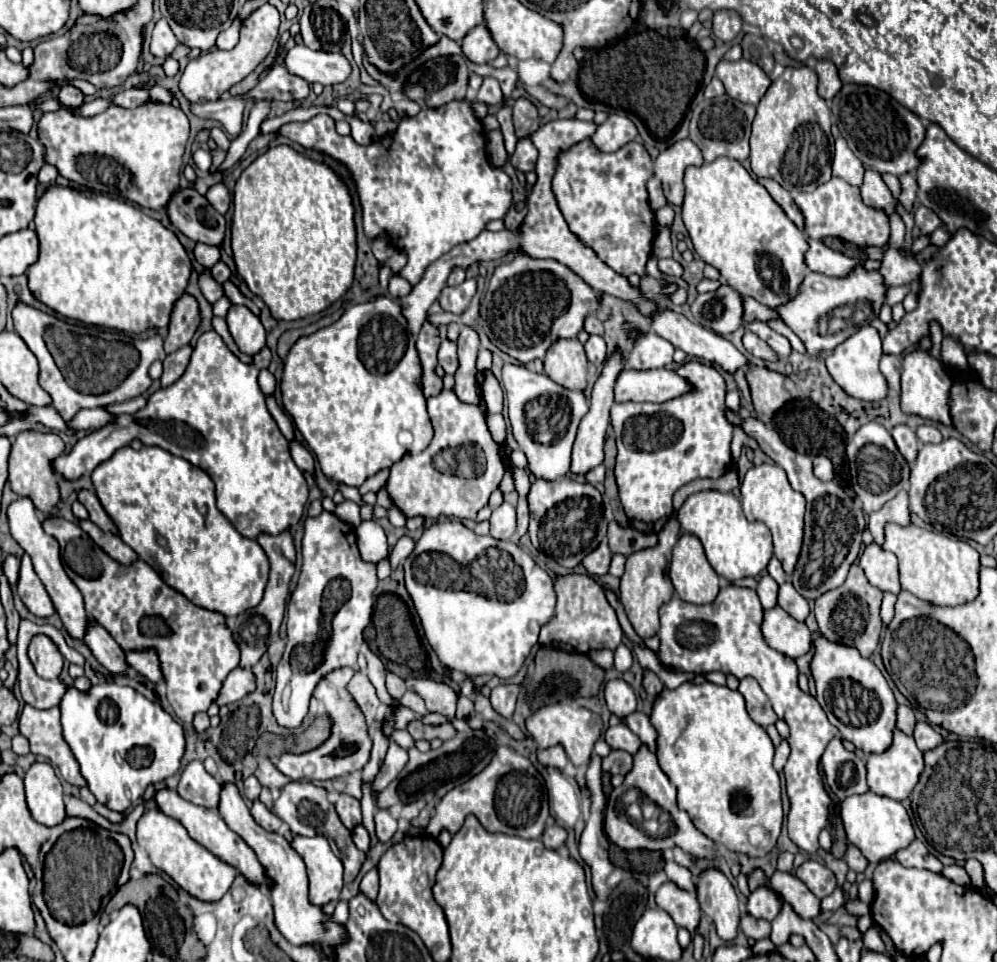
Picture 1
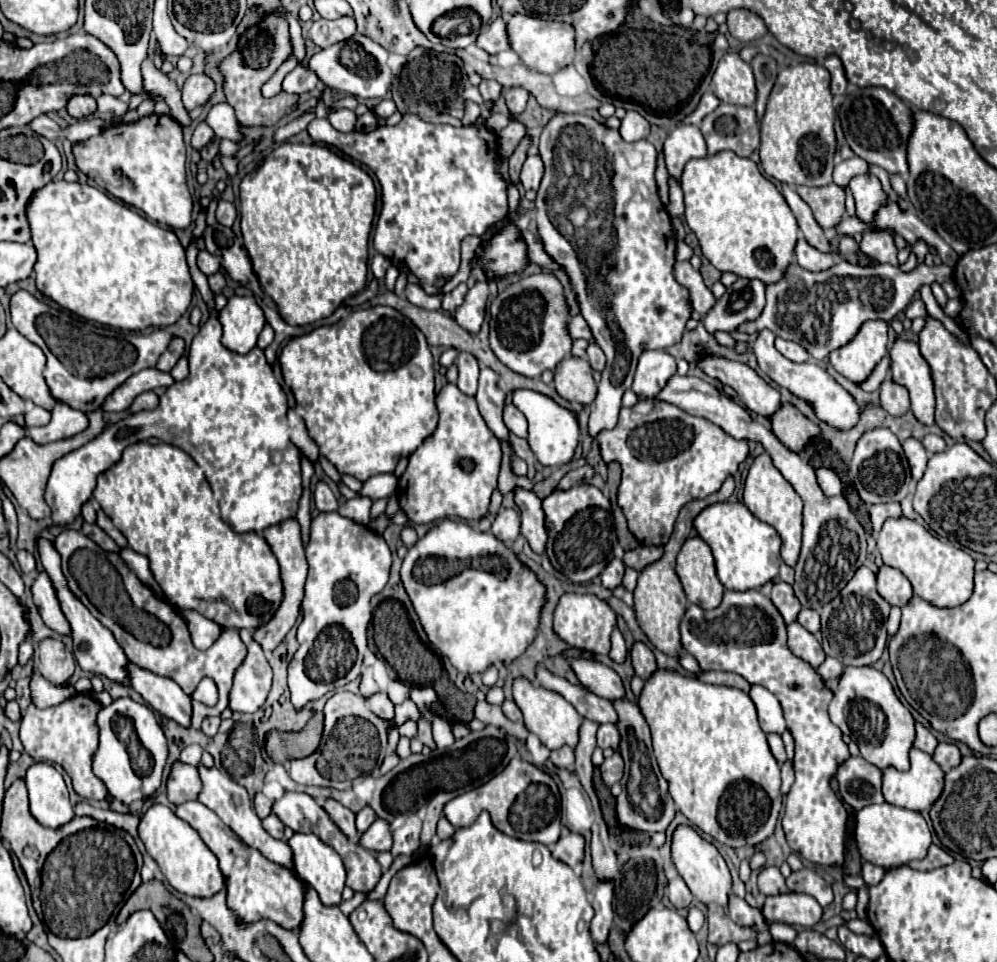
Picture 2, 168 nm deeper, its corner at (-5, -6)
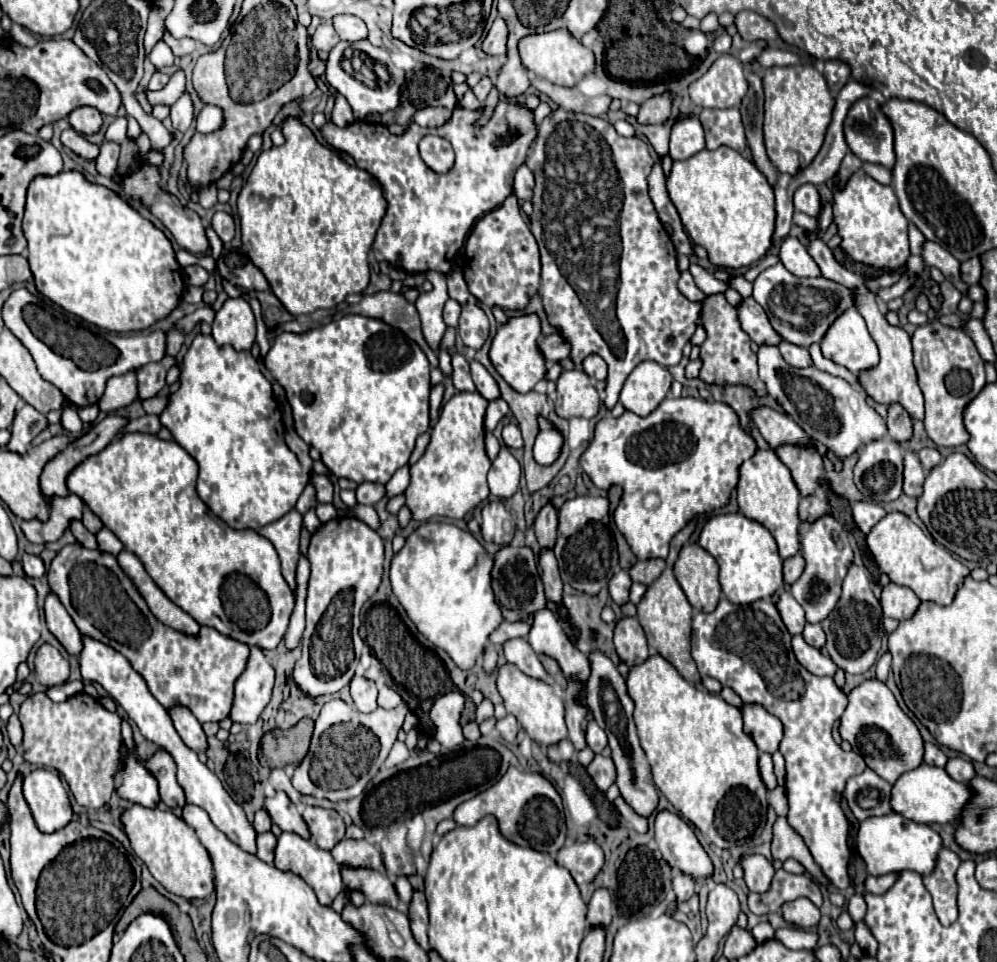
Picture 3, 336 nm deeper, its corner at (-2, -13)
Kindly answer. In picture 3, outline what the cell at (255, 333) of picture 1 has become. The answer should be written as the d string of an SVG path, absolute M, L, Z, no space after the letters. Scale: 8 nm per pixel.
M229 298L215 314L213 340L217 346L231 344L235 350L251 350L256 340L256 321L243 298Z

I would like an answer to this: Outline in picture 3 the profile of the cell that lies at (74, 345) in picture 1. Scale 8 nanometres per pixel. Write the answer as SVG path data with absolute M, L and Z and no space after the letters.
M27 288L13 290L3 304L3 322L5 326L29 348L37 370L43 380L55 384L63 396L77 408L99 402L105 392L105 382L111 376L119 376L141 368L149 362L159 362L165 356L165 332L153 330L149 334L129 334L117 336L79 318L55 318L55 316L29 316L25 320L27 306L39 306L39 298L33 296Z

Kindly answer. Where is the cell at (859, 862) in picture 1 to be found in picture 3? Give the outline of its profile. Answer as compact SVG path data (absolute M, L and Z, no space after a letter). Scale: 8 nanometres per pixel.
M885 874L885 876L867 876L867 882L865 882L865 890L871 892L871 894L883 894L887 892L895 880L899 876L897 874Z

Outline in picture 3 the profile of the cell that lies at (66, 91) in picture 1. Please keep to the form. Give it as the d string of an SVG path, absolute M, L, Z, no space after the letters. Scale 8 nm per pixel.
M81 106L81 108L75 108L71 114L69 114L69 122L71 126L79 132L79 134L95 134L101 130L101 124L103 124L103 116L97 108L91 108L91 106Z

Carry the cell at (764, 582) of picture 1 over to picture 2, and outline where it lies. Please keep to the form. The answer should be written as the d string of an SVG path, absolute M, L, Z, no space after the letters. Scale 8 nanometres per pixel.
M776 581L772 587L772 593L770 593L770 599L786 623L796 621L796 615L800 611L800 601L796 599L796 595L788 583Z

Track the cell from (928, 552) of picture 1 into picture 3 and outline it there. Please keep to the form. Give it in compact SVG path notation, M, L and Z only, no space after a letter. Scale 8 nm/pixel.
M889 512L883 520L879 520L879 524L875 524L875 528L871 528L867 534L867 546L881 572L887 574L893 584L907 586L921 600L931 600L941 606L953 602L955 592L969 574L967 566L963 566L957 557L951 556L951 552L941 544L927 538L925 532L901 512Z

